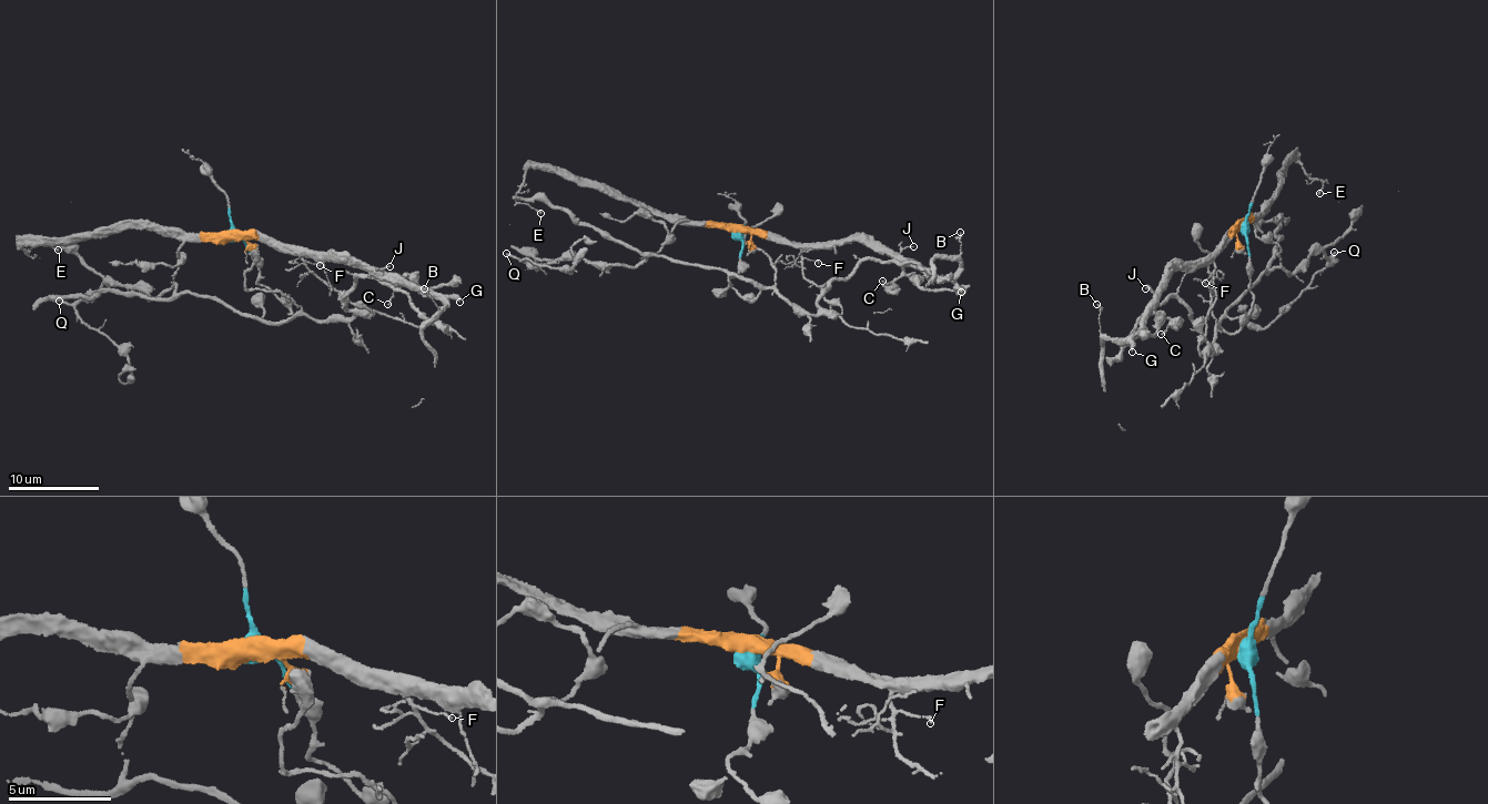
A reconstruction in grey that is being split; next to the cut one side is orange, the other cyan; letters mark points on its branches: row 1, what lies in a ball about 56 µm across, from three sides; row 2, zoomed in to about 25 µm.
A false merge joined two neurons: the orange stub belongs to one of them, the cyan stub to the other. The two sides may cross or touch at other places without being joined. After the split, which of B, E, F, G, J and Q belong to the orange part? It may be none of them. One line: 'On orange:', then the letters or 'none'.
On orange: B, E, F, G, J

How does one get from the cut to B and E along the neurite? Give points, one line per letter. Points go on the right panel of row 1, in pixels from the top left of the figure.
B: (1242, 227), (1195, 267), (1176, 267), (1156, 288), (1137, 328), (1130, 337), (1102, 335), (1097, 304)
E: (1242, 227), (1285, 180), (1281, 180), (1294, 158), (1308, 175), (1324, 179), (1319, 194)

